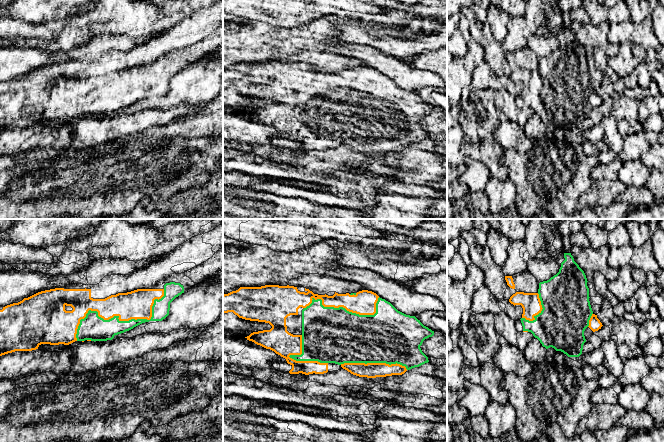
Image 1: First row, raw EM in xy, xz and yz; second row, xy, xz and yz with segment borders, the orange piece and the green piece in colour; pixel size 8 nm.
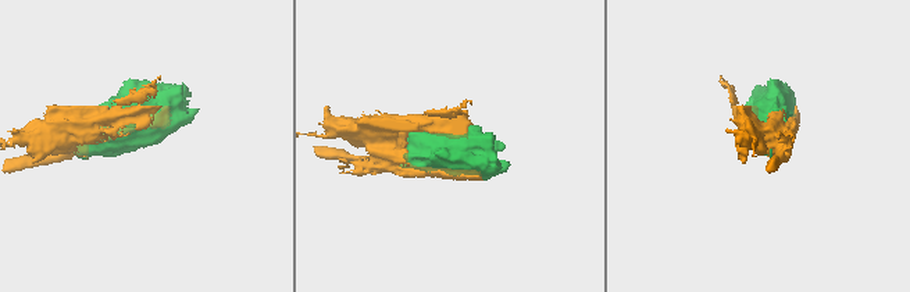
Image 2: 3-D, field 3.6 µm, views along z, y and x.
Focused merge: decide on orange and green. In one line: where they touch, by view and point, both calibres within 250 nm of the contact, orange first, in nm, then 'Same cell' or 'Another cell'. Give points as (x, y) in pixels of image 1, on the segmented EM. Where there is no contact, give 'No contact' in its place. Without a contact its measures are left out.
Touches orange at xy (119, 319). Thickness 240 nm (orange) against 200 nm. Same cell

